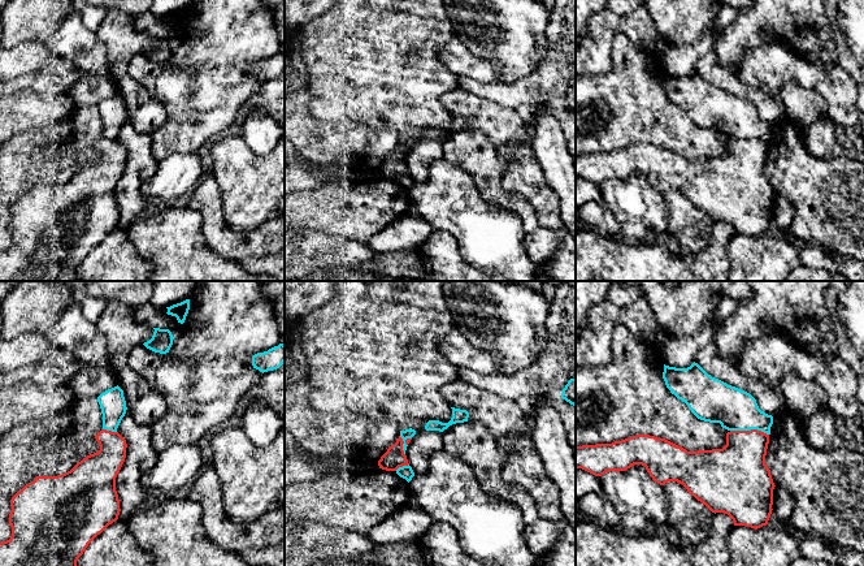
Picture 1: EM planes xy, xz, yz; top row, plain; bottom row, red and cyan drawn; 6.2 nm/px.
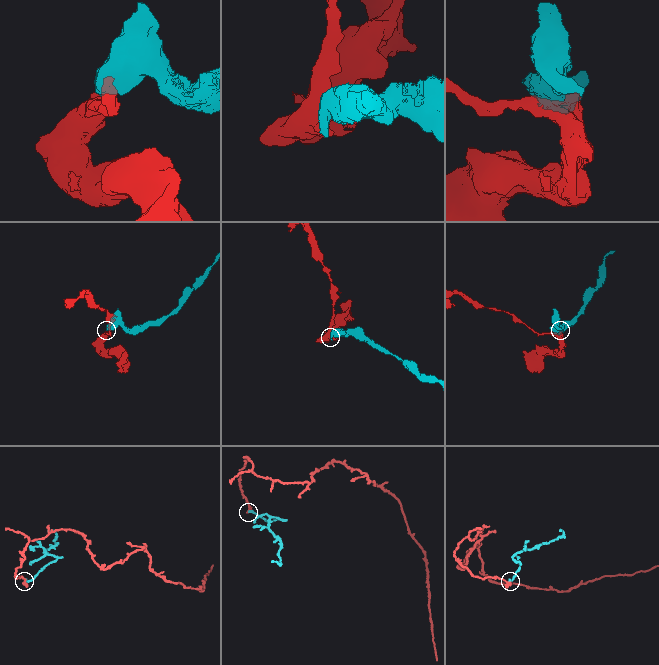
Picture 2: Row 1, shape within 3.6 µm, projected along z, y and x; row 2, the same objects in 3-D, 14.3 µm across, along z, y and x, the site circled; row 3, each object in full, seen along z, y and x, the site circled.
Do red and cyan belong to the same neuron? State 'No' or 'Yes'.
No

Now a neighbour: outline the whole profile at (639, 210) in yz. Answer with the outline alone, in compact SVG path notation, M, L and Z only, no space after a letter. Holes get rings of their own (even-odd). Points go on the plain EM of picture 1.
M634 173L626 180L609 180L599 185L602 202L621 226L624 241L652 242L668 232L665 202L646 176Z

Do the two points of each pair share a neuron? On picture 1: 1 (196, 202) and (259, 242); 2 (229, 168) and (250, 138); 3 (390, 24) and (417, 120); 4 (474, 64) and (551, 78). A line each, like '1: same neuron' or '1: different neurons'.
1: same neuron
2: different neurons
3: same neuron
4: different neurons

